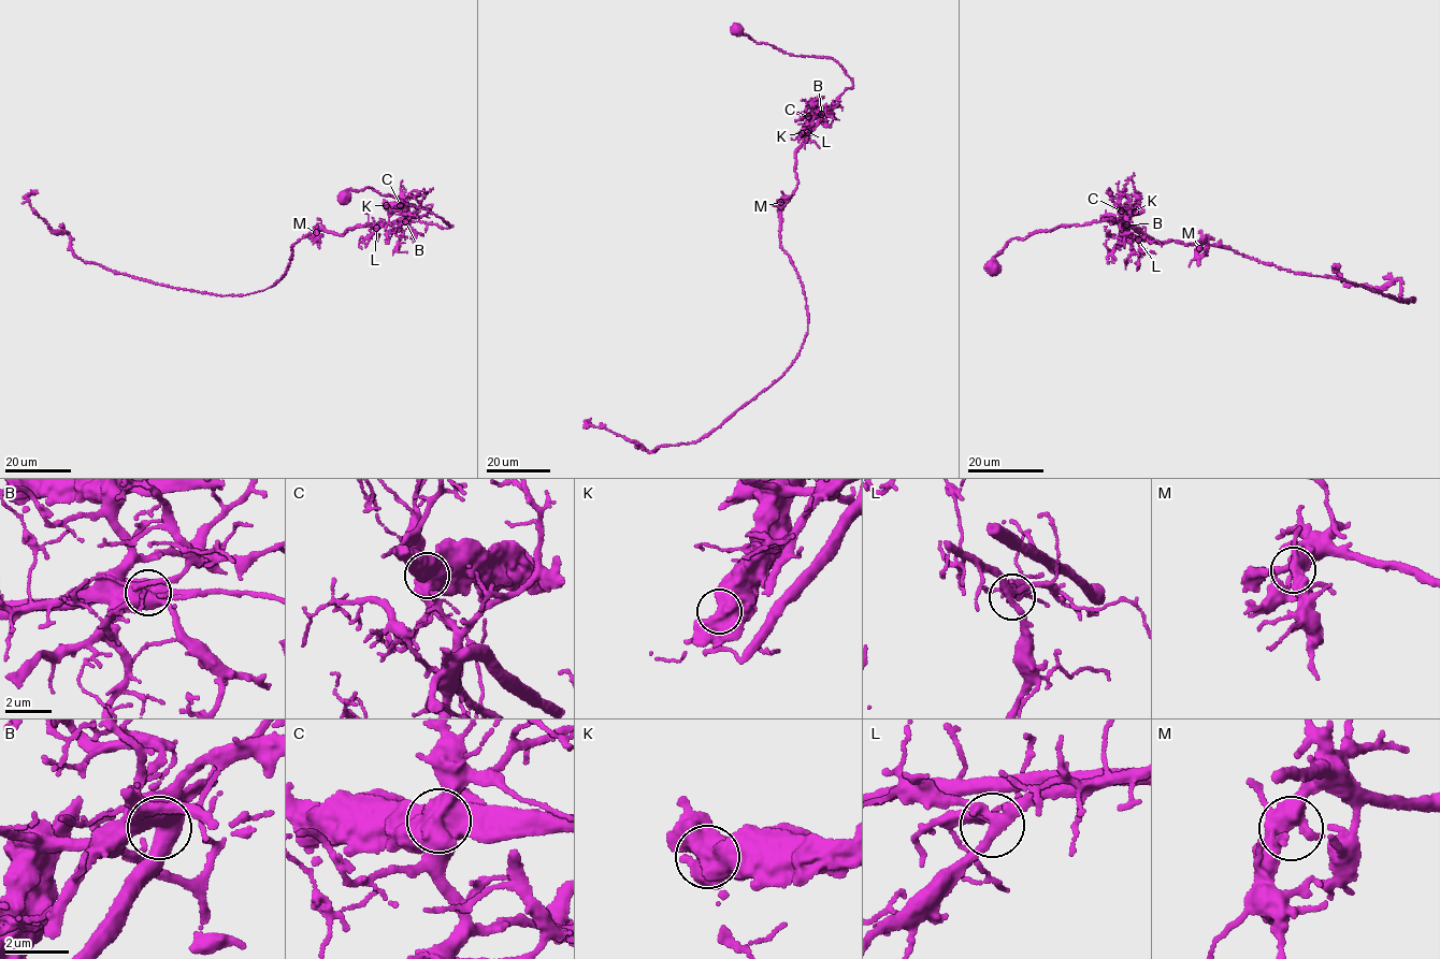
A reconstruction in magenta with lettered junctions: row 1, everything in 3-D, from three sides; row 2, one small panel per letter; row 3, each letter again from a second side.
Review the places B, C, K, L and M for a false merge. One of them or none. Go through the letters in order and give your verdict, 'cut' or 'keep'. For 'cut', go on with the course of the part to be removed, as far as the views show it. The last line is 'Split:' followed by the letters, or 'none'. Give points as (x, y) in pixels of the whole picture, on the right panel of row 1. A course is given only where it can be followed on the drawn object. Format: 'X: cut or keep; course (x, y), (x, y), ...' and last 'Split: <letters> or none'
B: keep
C: cut; course (1121, 209), (1132, 212), (1136, 204)
K: keep
L: keep
M: keep
Split: C

